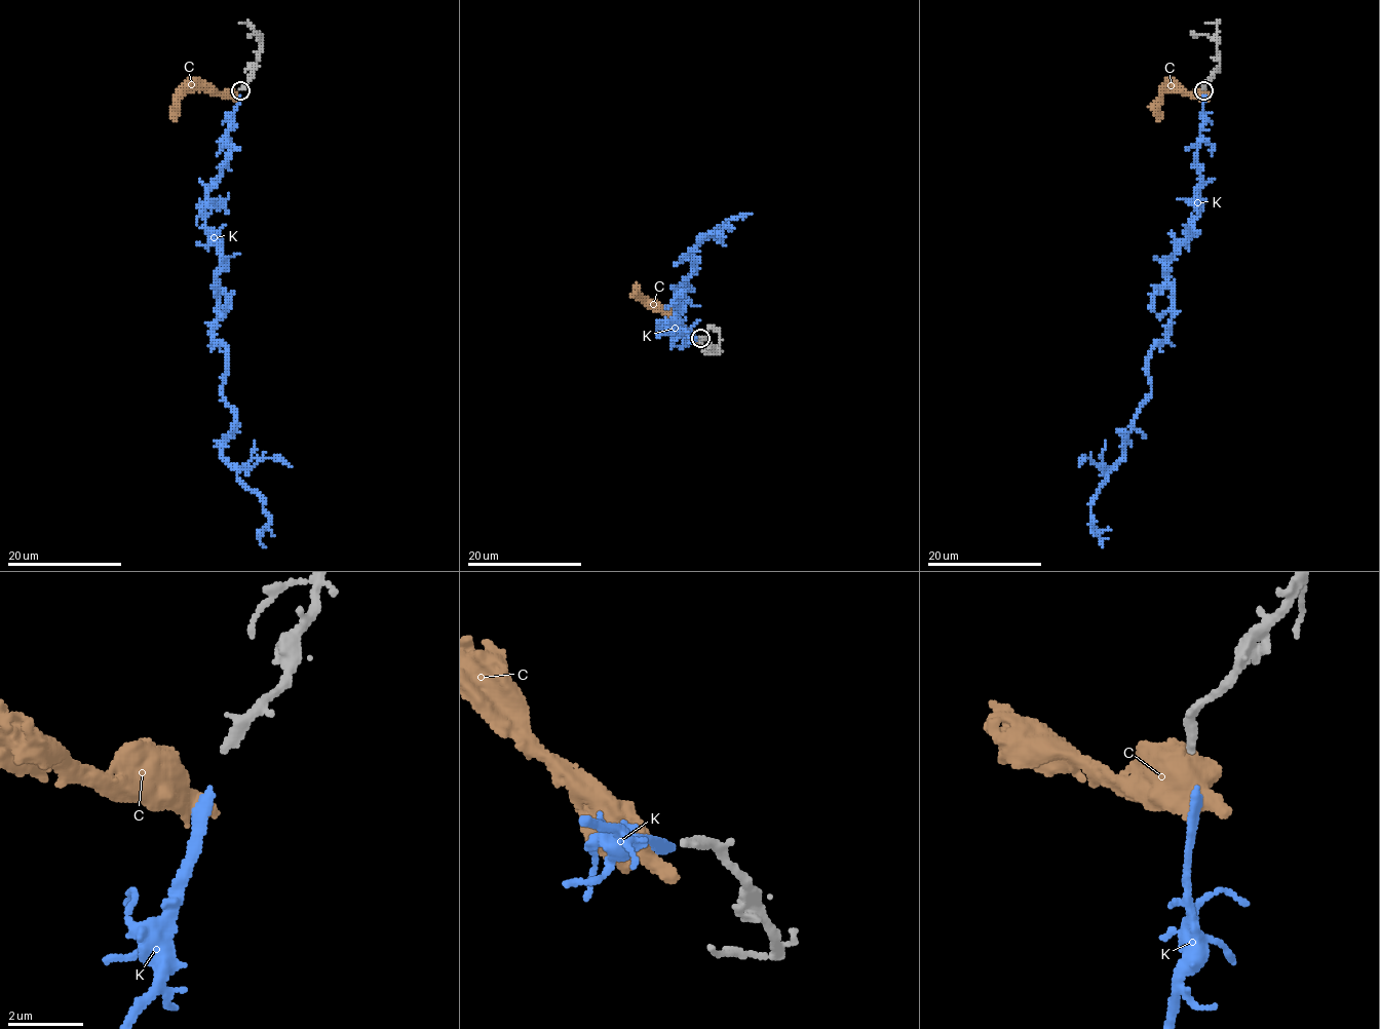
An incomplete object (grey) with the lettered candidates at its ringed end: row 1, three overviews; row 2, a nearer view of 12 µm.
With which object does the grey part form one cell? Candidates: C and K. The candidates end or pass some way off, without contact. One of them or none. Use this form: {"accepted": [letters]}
{"accepted": ["K"]}

